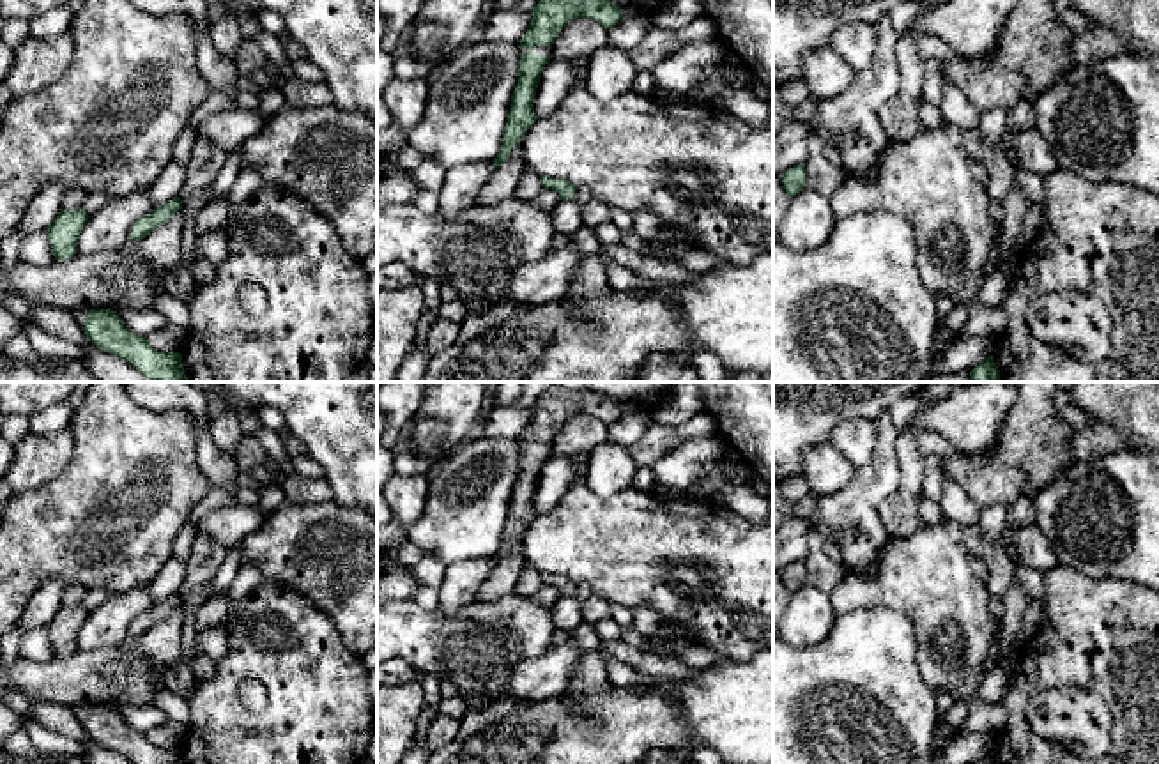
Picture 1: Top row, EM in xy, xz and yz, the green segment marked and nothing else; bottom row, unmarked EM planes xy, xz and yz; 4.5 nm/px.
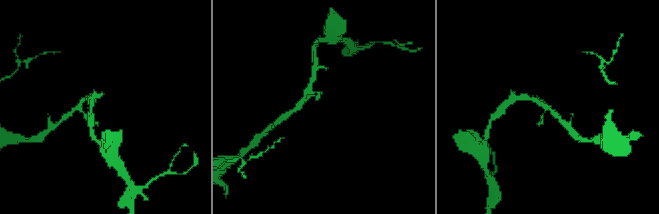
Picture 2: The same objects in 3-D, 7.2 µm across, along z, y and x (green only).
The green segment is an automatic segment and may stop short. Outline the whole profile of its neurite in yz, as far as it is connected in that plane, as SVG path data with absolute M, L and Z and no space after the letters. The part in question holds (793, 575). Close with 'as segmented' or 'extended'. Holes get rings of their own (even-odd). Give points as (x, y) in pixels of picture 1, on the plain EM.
M796 561L789 566L784 568L782 571L782 580L784 585L789 592L794 592L796 589L800 589L807 578L805 578L805 561Z; as segmented

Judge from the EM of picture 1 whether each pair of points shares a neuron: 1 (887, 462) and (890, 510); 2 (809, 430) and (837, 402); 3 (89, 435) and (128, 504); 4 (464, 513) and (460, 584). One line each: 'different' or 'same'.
1: different
2: same
3: same
4: different

